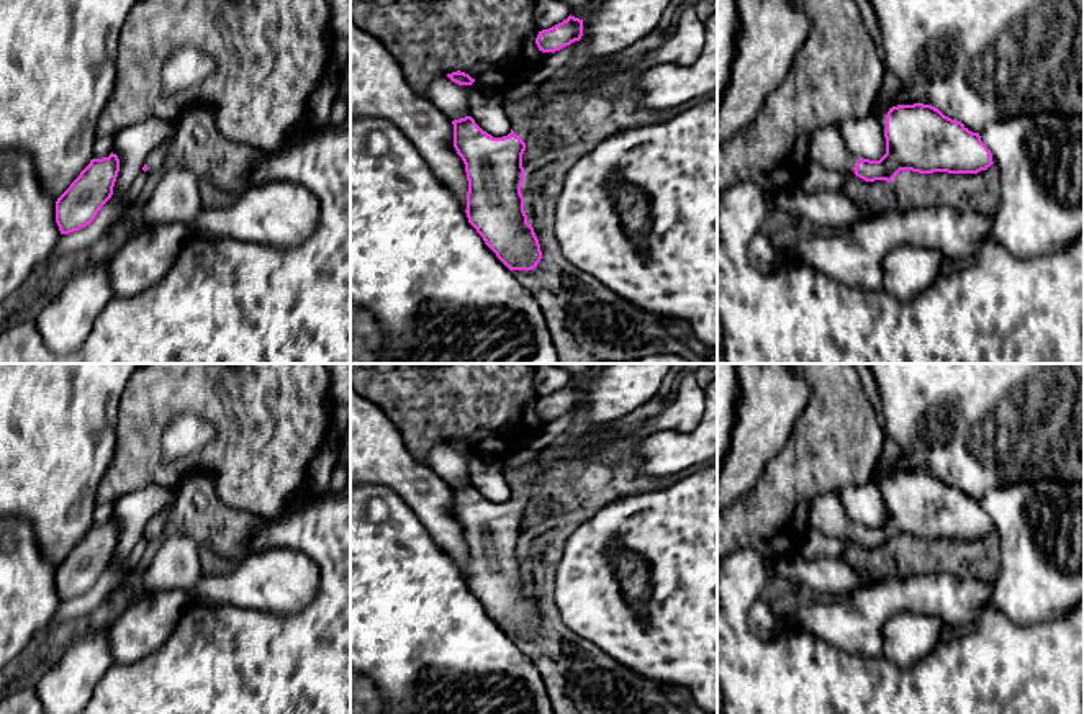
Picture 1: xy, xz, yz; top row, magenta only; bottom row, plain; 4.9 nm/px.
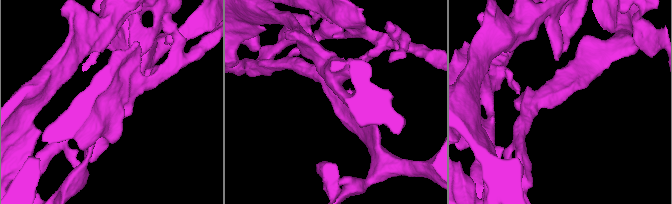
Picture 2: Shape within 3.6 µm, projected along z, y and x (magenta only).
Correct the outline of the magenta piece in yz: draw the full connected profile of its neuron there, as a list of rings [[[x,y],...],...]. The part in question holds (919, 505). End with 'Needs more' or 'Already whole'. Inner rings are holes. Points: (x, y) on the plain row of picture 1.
[[[932,472],[892,473],[884,490],[886,521],[879,527],[848,521],[838,491],[830,491],[809,504],[811,531],[848,537],[866,549],[891,549],[901,537],[978,540],[994,531],[979,499]]]. Needs more

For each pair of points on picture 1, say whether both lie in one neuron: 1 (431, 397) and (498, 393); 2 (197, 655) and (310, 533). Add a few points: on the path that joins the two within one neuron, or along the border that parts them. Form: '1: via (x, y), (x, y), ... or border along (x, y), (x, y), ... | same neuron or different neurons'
1: via (447, 397), (478, 397), (482, 393) | same neuron
2: via (248, 655), (275, 655), (331, 600), (331, 583) | same neuron

